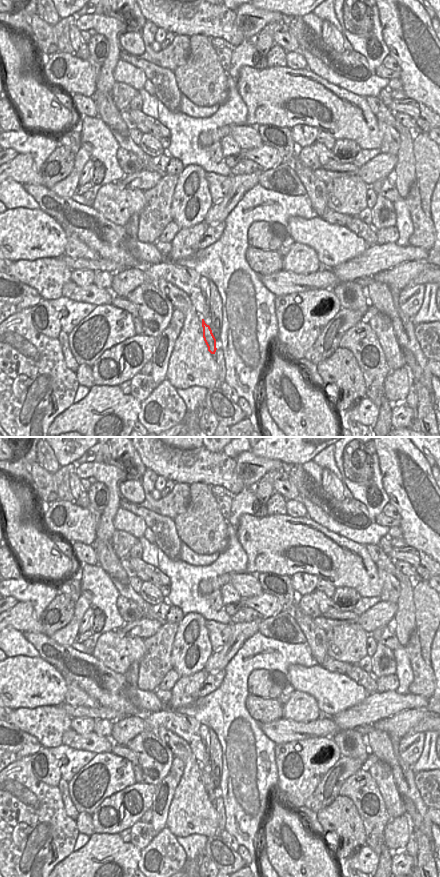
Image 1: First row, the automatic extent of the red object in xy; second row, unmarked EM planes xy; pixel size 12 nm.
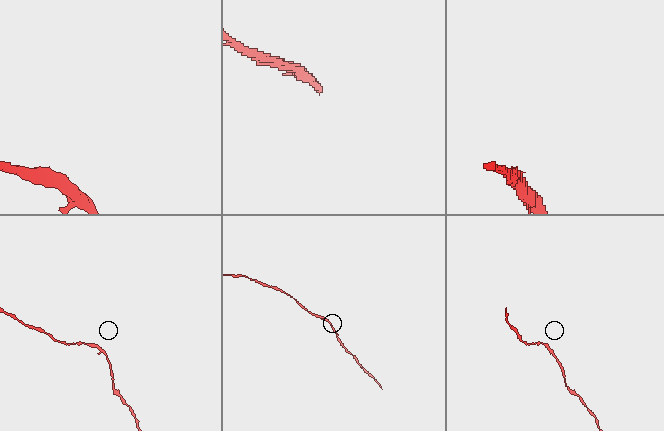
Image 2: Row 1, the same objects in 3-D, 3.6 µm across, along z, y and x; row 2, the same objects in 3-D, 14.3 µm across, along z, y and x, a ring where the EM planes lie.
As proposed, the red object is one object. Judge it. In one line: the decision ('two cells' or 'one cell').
one cell

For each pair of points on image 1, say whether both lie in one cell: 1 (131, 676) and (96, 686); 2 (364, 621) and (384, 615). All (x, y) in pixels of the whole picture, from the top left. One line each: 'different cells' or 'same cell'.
1: different cells
2: same cell

